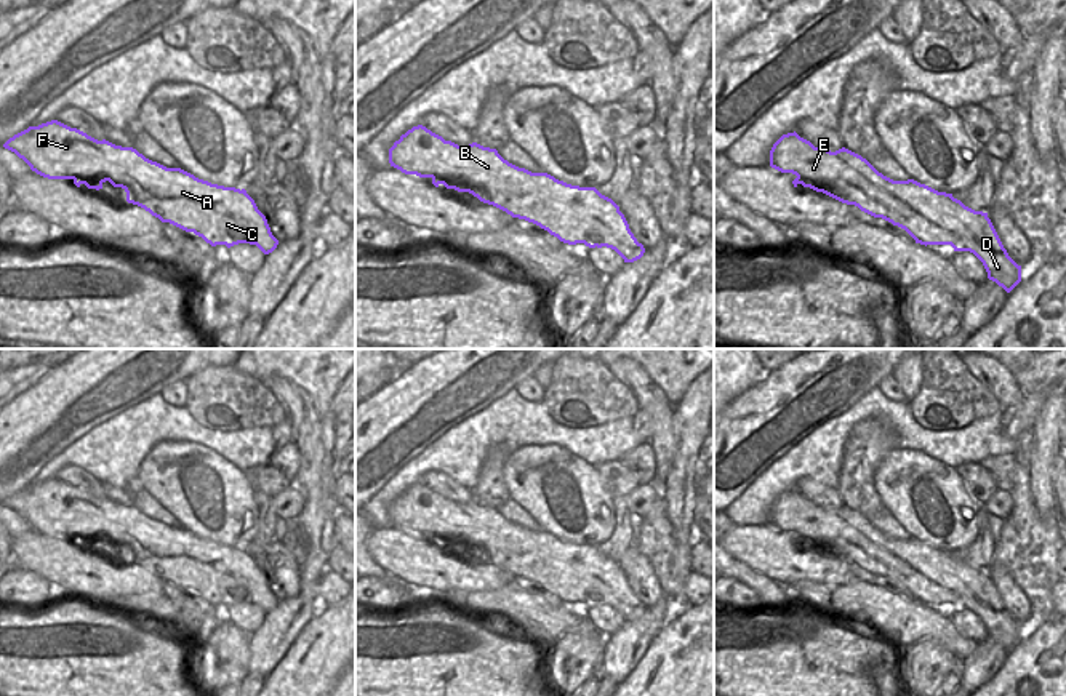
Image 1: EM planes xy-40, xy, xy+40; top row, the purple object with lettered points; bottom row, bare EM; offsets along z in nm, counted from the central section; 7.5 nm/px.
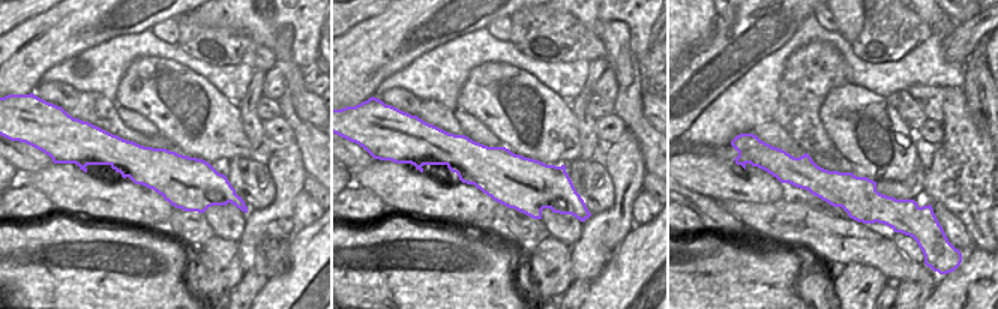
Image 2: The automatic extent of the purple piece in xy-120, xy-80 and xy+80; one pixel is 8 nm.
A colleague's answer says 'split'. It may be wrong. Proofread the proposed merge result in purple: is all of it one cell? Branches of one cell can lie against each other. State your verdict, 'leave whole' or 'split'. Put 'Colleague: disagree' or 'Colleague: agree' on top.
Colleague: disagree
leave whole

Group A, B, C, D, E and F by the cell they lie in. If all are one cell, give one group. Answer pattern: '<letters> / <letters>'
A B C D E F

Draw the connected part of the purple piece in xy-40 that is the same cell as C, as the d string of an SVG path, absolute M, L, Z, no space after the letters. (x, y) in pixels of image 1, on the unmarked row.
M58 478L29 485L3 506L48 538L72 538L77 546L85 542L96 549L109 539L126 550L128 562L162 581L194 590L211 605L250 602L269 613L279 603L245 547L211 542L181 526L166 526L133 506L98 499Z

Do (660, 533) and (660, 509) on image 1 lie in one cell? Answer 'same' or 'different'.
same

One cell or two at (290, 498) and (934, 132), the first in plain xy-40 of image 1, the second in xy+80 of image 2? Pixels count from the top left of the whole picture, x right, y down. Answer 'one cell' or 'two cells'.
one cell

